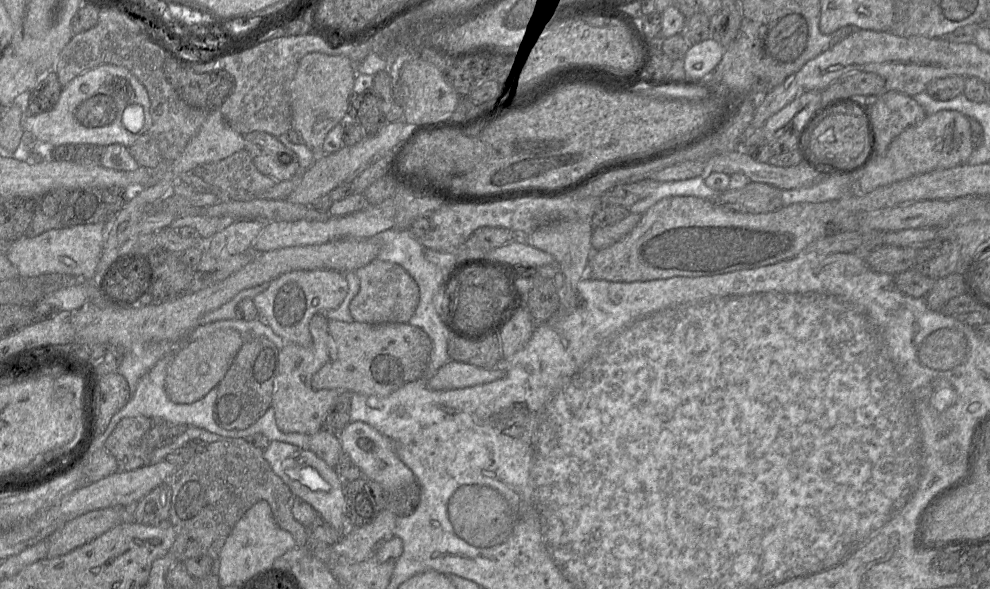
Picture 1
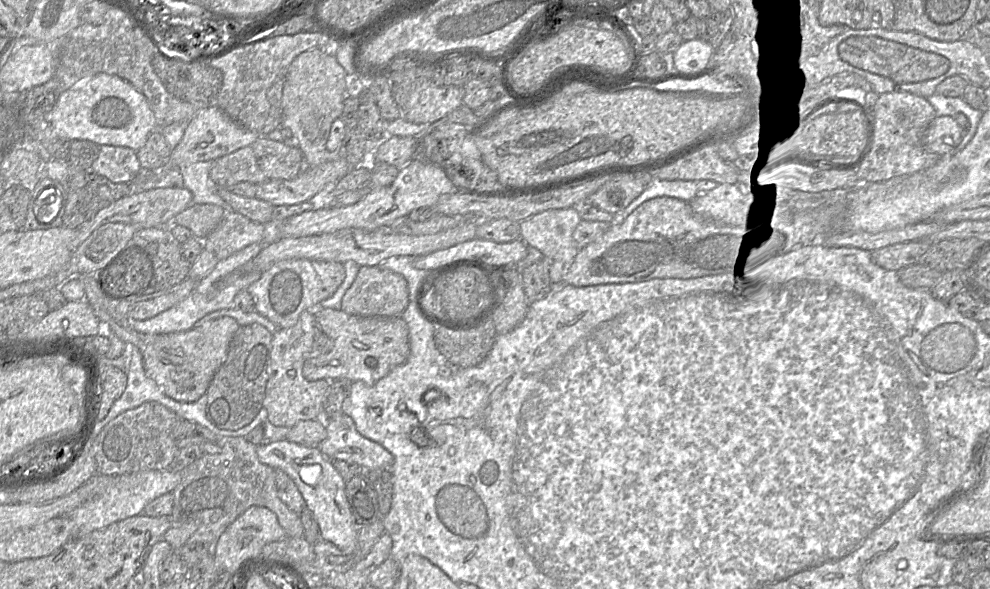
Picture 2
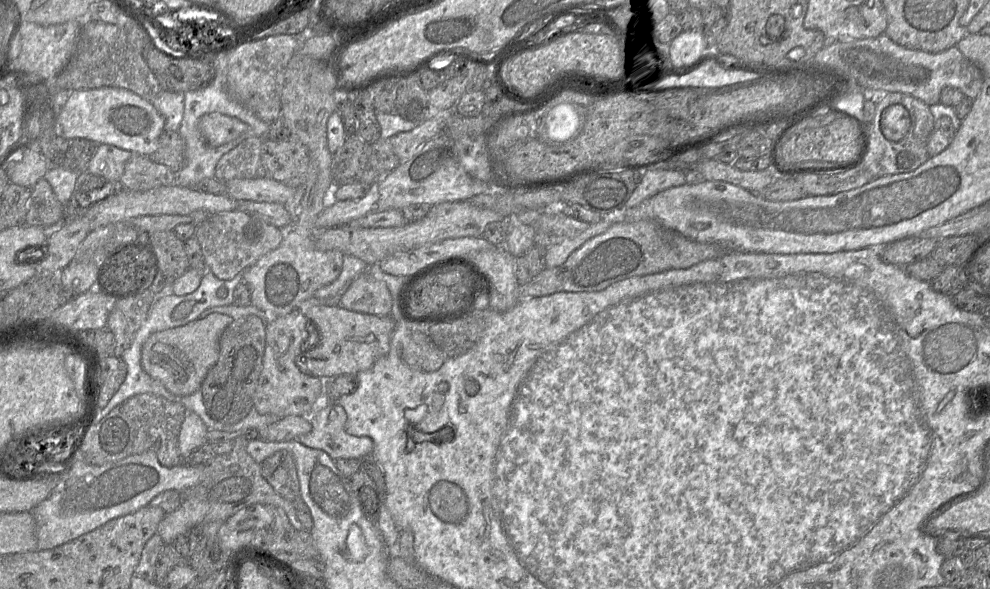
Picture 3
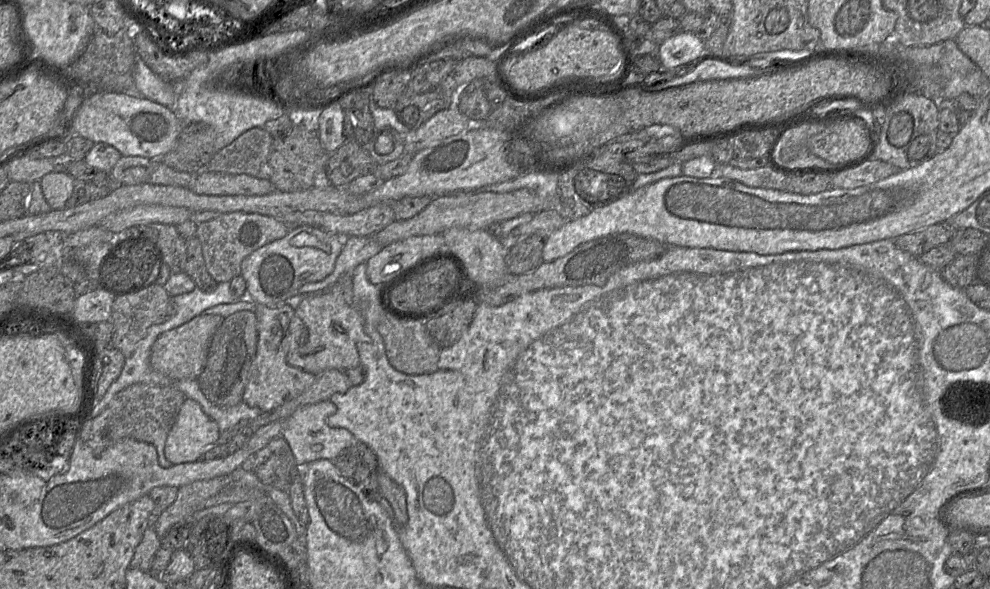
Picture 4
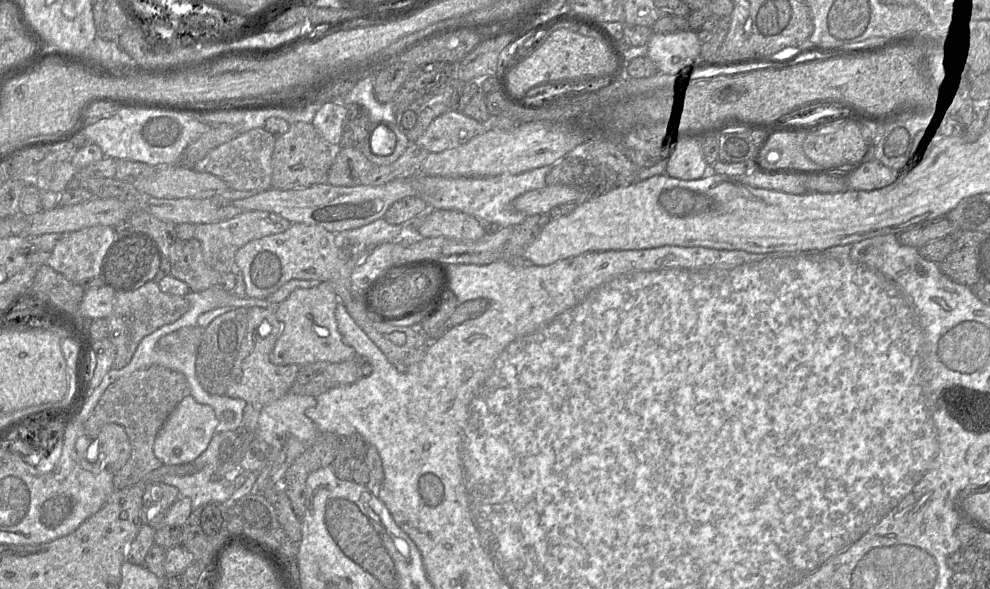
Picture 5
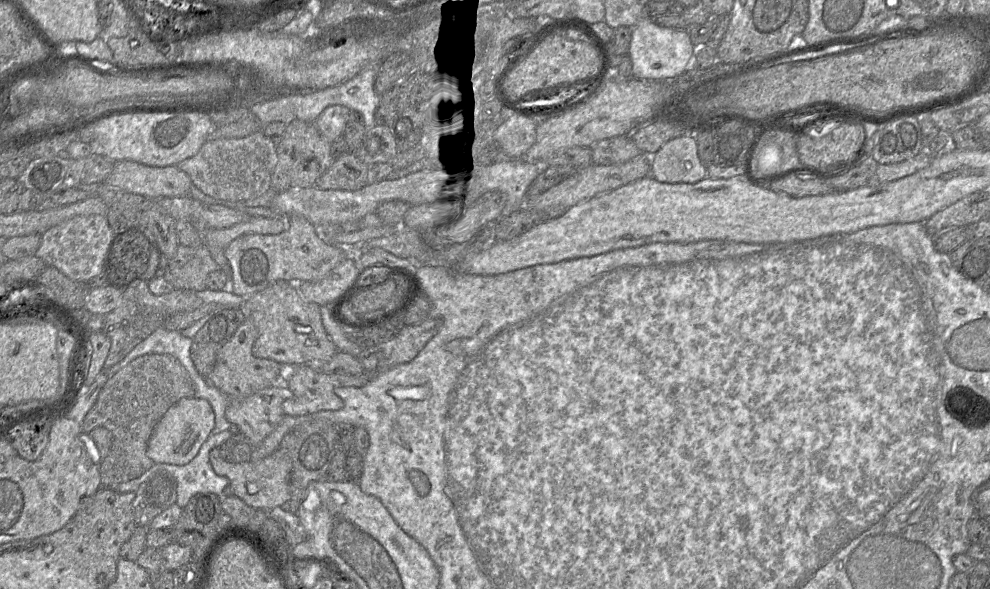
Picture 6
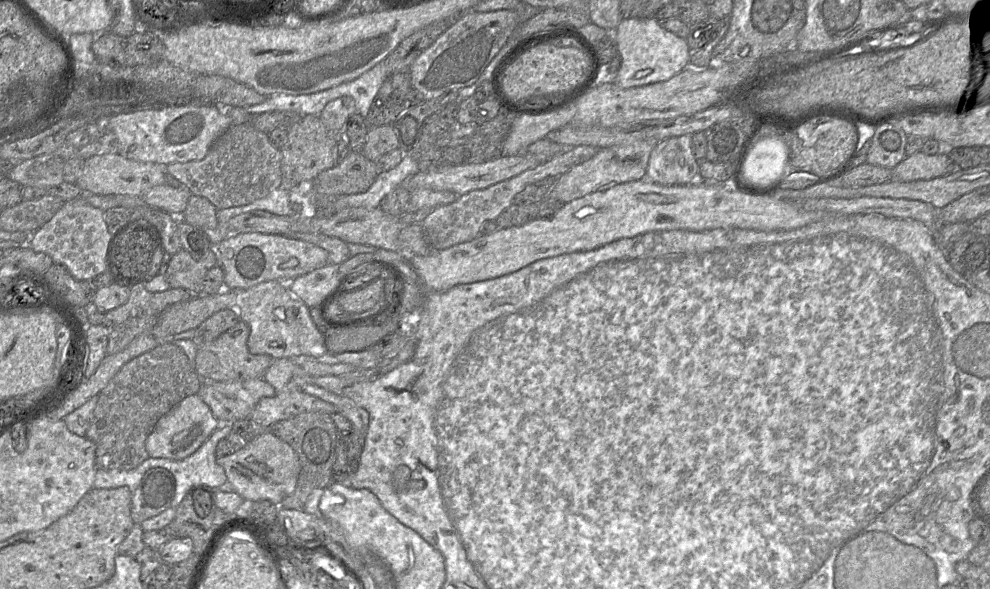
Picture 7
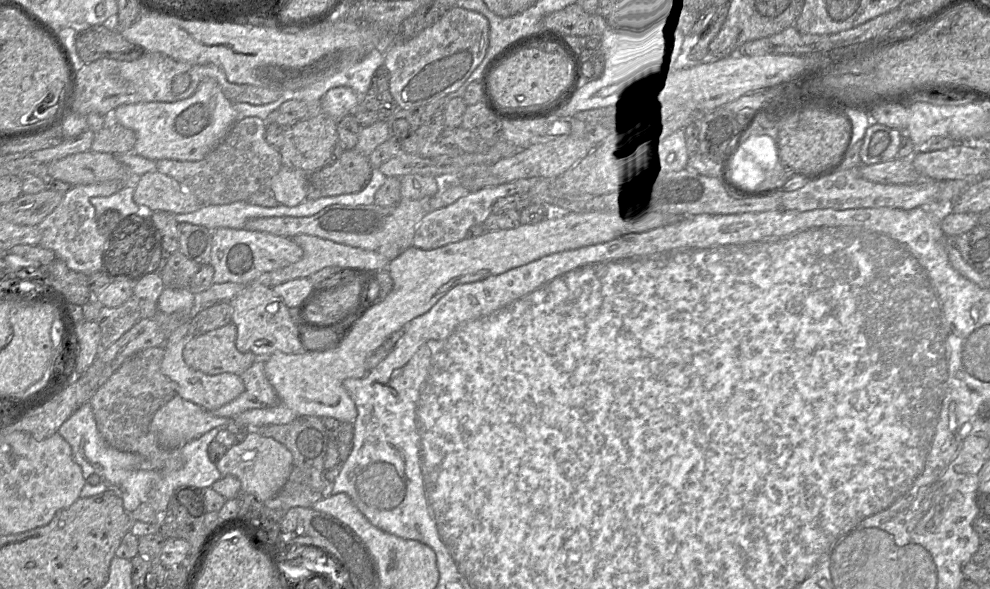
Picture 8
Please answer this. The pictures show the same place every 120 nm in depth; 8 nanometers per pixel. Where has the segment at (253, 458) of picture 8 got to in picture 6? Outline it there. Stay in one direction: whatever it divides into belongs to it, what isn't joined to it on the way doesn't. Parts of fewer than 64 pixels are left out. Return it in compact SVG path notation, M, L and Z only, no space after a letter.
M214 448L210 452L210 463L217 475L229 480L231 495L238 497L248 506L256 510L271 511L278 506L288 505L291 459L281 453L280 448L261 460L240 463L223 460L219 456L219 448Z

